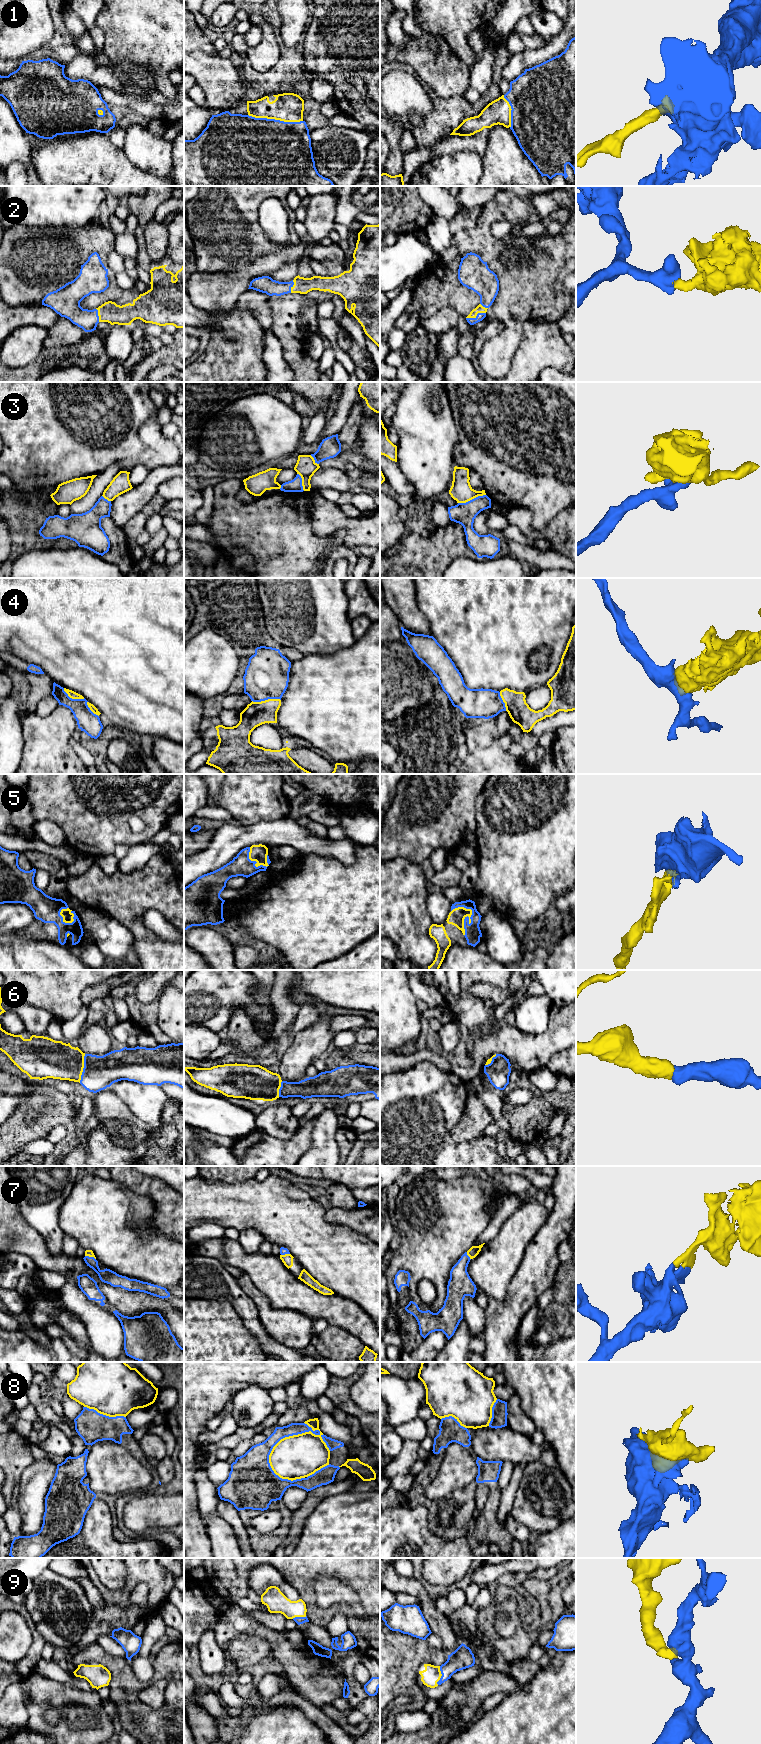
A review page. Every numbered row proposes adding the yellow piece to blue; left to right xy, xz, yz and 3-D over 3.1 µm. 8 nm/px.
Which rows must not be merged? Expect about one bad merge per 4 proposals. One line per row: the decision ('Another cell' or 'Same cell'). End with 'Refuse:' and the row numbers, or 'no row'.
1: Same cell
2: Same cell
3: Another cell
4: Another cell
5: Same cell
6: Same cell
7: Same cell
8: Another cell
9: Same cell
Refuse: 3, 4, 8

